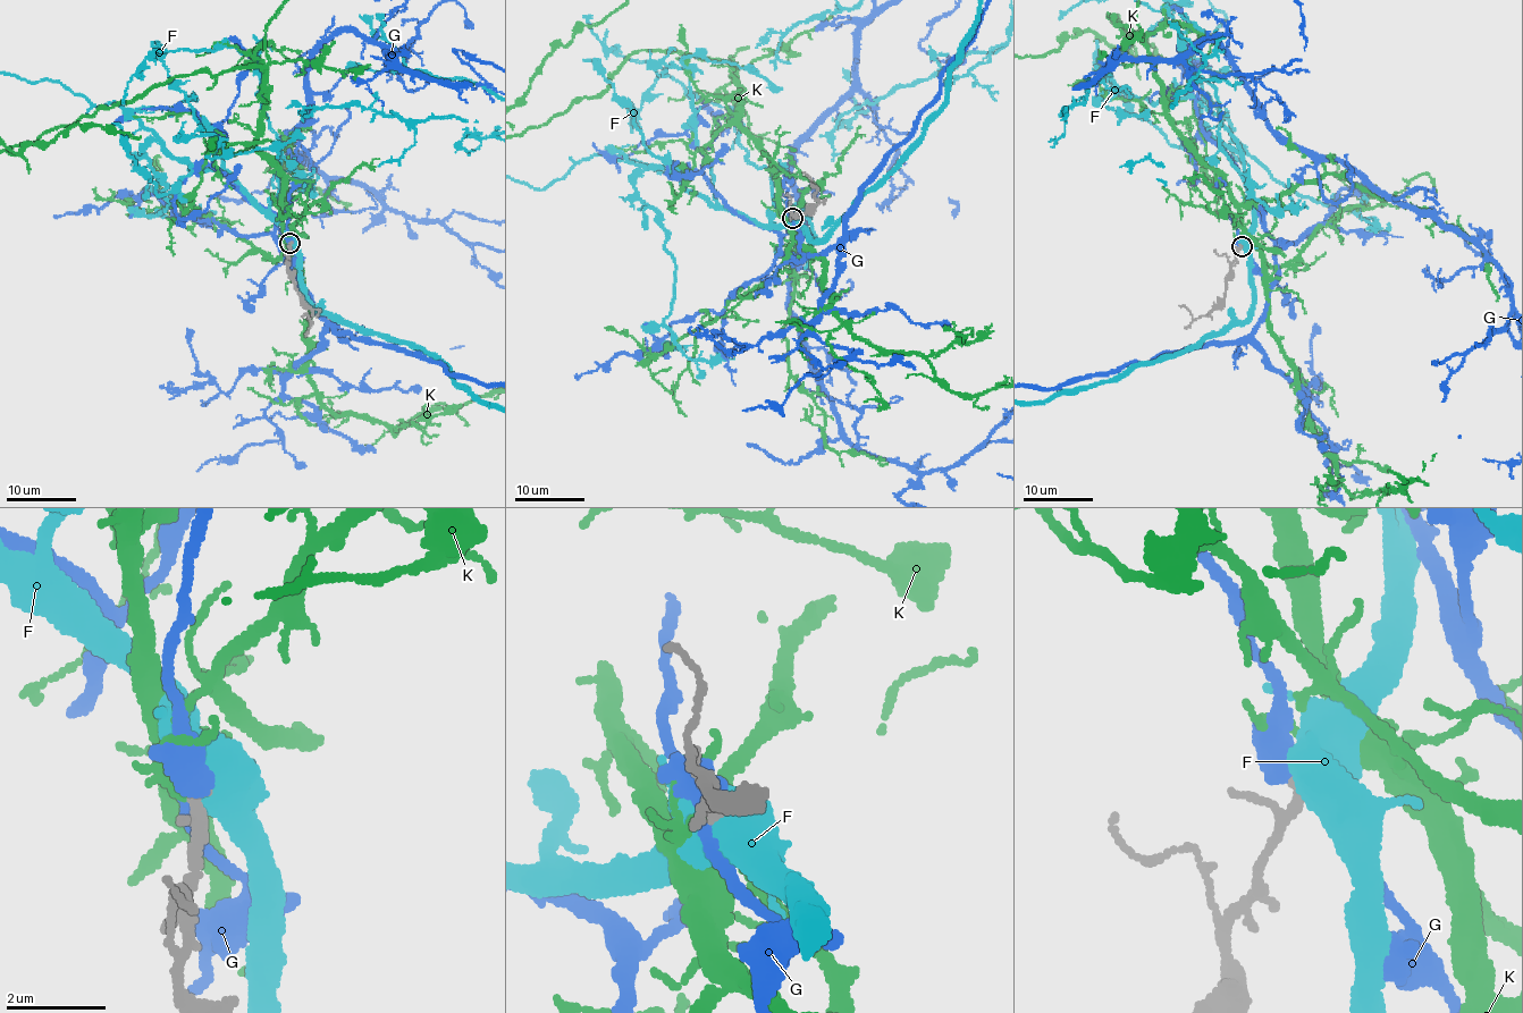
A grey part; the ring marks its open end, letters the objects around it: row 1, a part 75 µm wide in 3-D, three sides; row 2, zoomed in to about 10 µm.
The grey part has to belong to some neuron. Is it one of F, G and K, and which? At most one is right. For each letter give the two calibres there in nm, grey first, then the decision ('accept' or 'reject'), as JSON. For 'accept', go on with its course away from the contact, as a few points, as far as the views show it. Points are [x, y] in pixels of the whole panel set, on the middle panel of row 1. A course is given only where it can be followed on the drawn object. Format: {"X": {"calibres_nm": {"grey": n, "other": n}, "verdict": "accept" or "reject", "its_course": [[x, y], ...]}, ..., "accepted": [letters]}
{"F": {"calibres_nm": {"grey": 190, "other": 750}, "verdict": "reject"}, "G": {"calibres_nm": {"grey": 190, "other": 400}, "verdict": "reject"}, "K": {"calibres_nm": {"grey": 200, "other": 130}, "verdict": "accept"}, "accepted": ["K"]}

